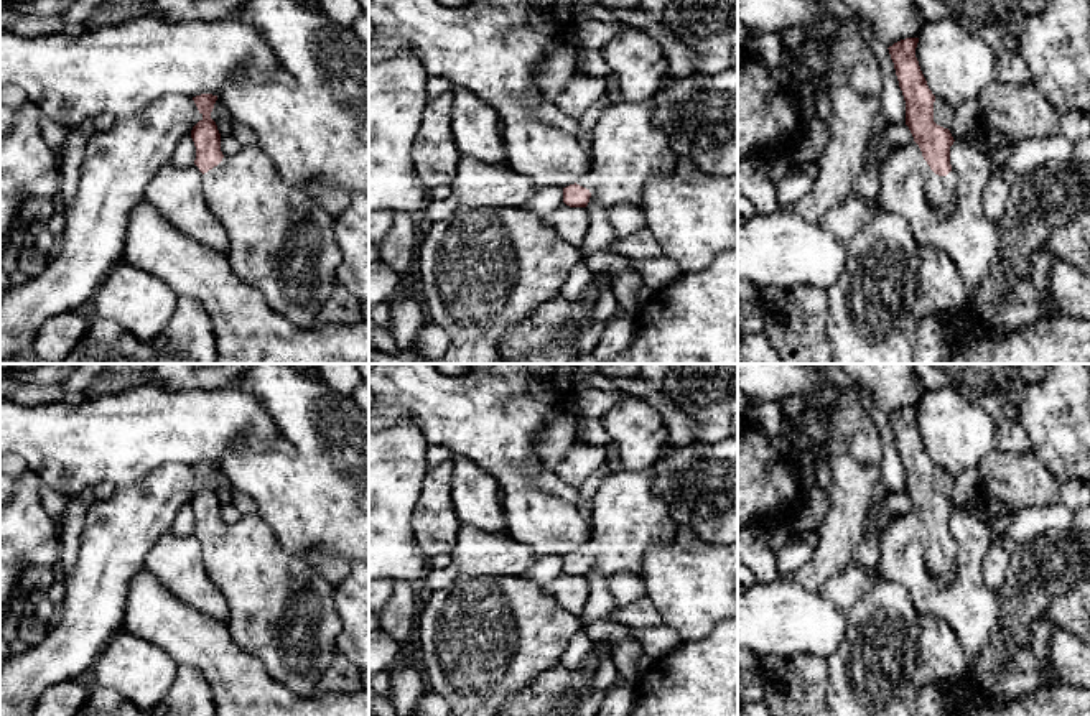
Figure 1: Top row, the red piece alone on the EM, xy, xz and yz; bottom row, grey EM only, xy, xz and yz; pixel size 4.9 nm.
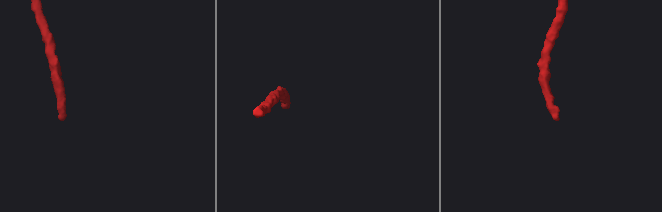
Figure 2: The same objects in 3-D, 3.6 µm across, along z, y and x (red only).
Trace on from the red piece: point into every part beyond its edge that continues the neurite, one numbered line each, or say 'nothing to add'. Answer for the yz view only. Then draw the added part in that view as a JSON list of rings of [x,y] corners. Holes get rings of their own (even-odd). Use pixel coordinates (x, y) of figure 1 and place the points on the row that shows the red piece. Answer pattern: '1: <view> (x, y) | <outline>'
1: yz (940, 191) | [[[924,160],[925,194],[940,216],[950,216],[957,207],[958,179],[952,170],[947,176],[935,174]]]

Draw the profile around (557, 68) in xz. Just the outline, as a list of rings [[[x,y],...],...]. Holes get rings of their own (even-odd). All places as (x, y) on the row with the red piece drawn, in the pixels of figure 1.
[[[565,40],[548,48],[533,77],[542,99],[553,102],[563,92],[568,81],[576,74],[576,51],[578,48]]]

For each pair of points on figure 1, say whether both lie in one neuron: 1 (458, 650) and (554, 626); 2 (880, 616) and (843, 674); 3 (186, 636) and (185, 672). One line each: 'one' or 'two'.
1: one
2: one
3: two

